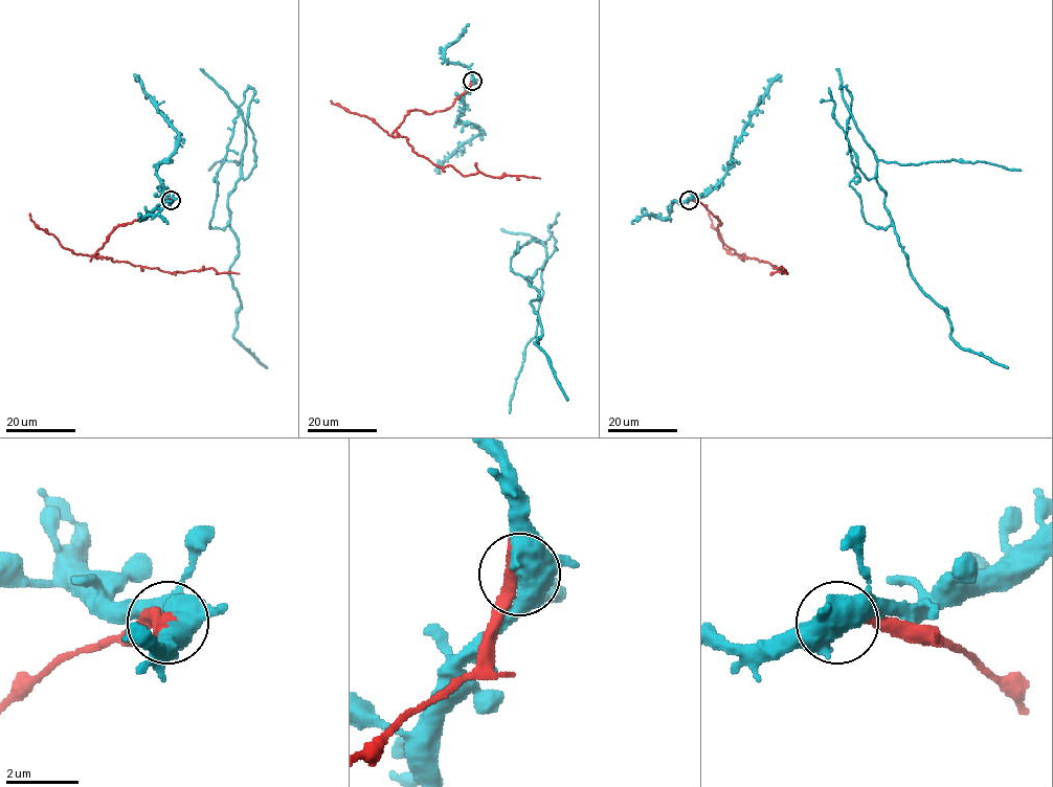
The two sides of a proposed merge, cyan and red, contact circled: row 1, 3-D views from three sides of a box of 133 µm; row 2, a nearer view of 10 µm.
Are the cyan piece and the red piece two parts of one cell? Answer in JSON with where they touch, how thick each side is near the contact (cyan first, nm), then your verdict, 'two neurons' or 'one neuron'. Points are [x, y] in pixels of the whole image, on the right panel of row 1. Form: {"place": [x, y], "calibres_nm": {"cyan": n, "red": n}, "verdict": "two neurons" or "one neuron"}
{"place": [689, 200], "calibres_nm": {"cyan": 500, "red": 550}, "verdict": "two neurons"}

